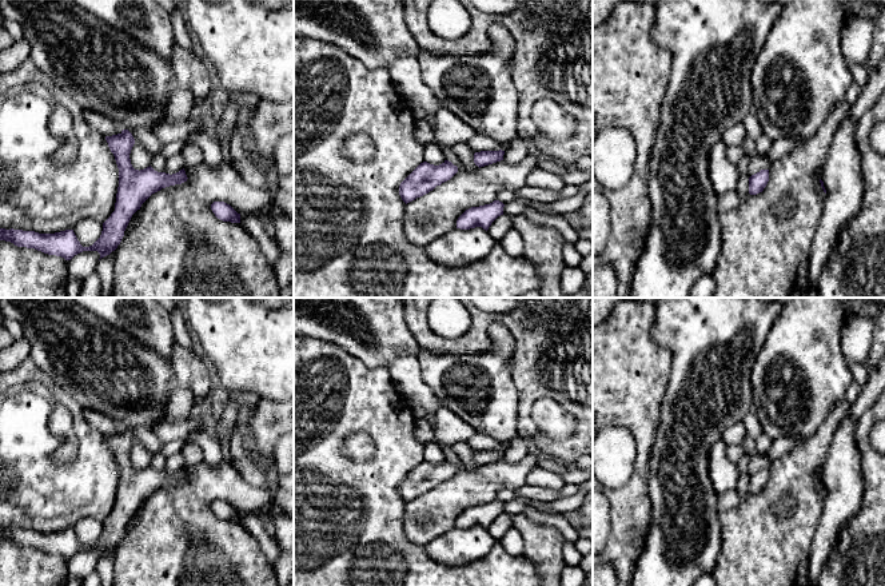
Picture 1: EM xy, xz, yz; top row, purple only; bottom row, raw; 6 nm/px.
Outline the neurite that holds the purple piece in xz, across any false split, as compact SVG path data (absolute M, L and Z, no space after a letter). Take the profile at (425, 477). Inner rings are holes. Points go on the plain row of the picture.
M449 459L439 465L423 461L400 482L399 494L407 503L450 479L457 471L458 466Z

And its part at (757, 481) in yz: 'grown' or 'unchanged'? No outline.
unchanged

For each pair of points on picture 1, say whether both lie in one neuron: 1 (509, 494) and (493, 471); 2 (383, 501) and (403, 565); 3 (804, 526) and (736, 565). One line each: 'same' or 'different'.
1: different
2: same
3: same

